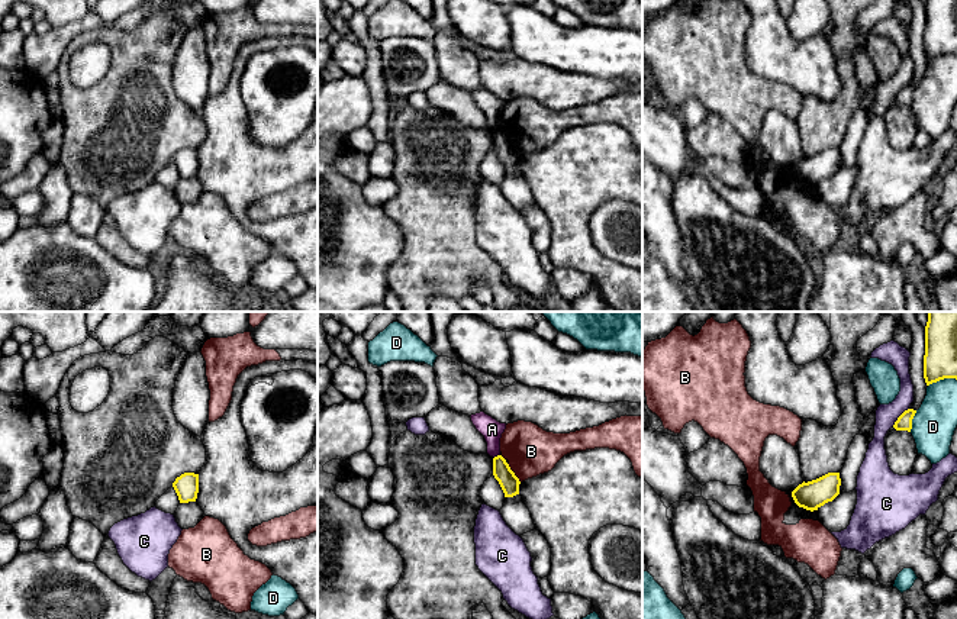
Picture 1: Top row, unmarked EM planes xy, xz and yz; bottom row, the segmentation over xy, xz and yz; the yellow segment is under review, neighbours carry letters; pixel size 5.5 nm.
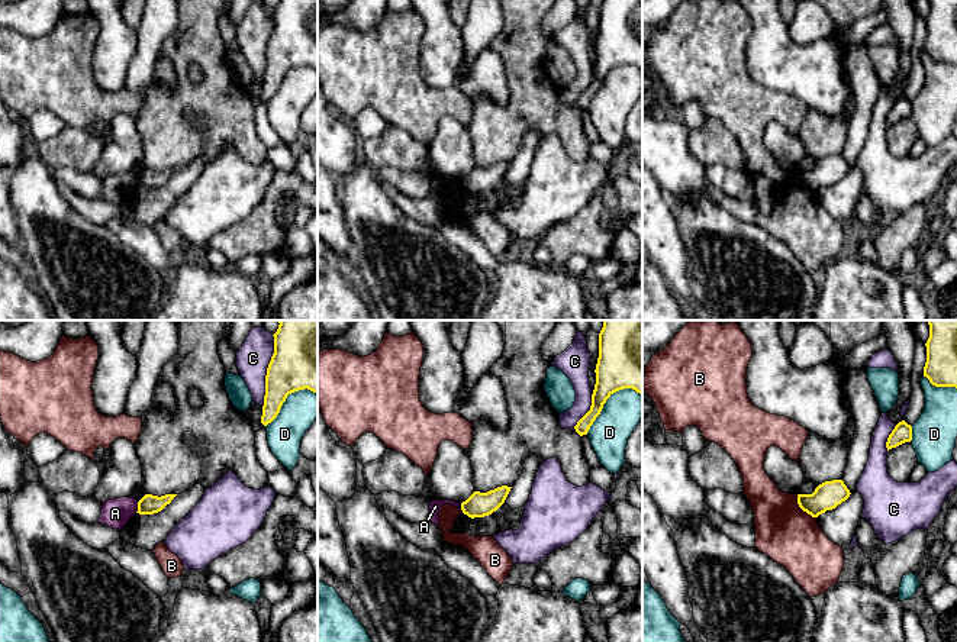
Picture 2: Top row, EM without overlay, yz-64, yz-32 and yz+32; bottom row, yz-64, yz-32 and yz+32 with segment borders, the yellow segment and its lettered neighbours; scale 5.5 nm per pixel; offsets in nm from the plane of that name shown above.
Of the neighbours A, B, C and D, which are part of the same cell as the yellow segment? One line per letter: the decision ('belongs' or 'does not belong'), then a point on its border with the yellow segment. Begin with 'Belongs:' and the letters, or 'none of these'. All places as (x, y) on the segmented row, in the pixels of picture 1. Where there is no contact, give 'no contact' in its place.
Belongs: none of these
A: does not belong | xz (498, 455)
B: does not belong | xz (514, 473)
C: does not belong | yz (899, 416)
D: does not belong | yz (941, 379)

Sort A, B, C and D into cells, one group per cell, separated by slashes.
A / B / C / D

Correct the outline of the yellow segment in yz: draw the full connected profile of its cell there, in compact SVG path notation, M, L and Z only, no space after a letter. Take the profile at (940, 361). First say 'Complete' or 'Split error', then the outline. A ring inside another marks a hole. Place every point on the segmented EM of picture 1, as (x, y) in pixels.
Complete. M927 312L924 378L927 386L944 378L957 380L957 312Z

